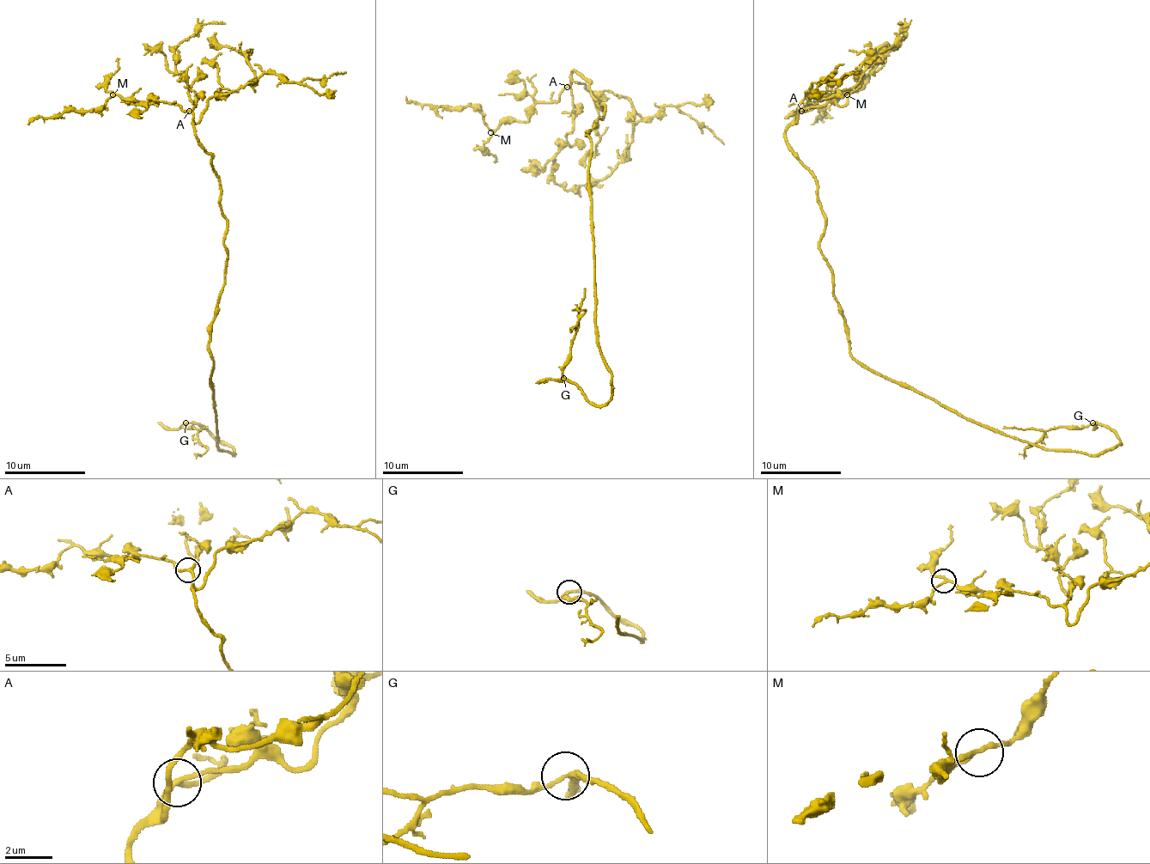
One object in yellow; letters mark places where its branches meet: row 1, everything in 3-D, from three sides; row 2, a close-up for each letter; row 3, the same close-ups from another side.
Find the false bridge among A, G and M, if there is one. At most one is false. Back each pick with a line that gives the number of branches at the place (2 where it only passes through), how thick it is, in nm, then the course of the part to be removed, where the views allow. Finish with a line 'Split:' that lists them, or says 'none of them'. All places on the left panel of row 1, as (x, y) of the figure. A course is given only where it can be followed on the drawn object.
Split: none of them

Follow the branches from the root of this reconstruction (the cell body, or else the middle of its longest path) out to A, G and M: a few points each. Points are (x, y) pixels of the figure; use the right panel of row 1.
A: (849, 337), (843, 310), (833, 294), (833, 271), (819, 247), (825, 216), (817, 179), (785, 135), (801, 111)
G: (849, 337), (849, 352), (860, 362), (1010, 436), (1089, 454), (1110, 451), (1119, 439), (1092, 422)
M: (849, 337), (833, 294), (833, 271), (819, 247), (825, 216), (817, 179), (785, 135), (801, 111), (847, 94)

